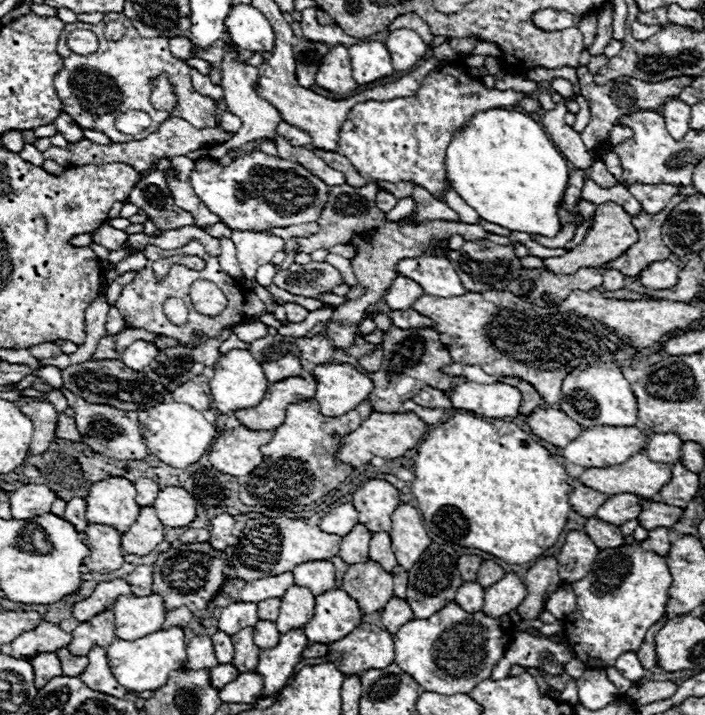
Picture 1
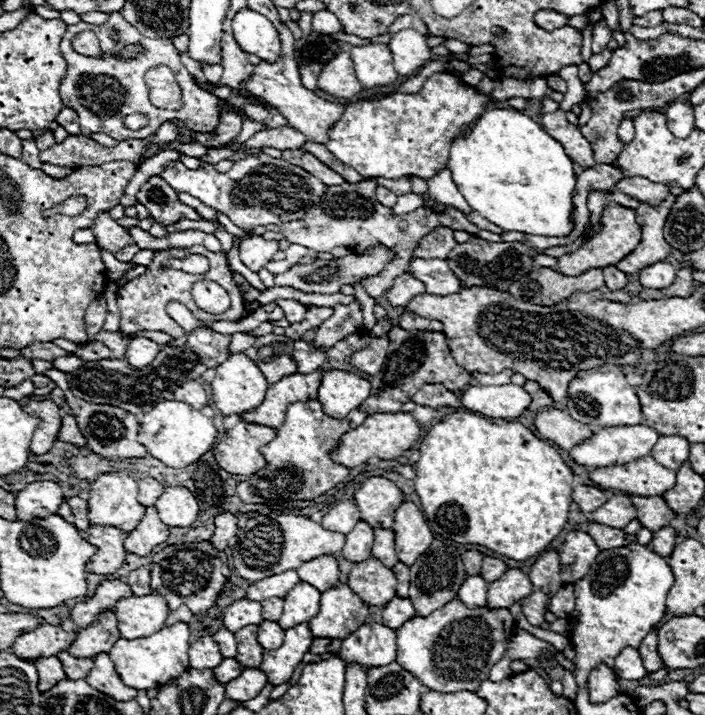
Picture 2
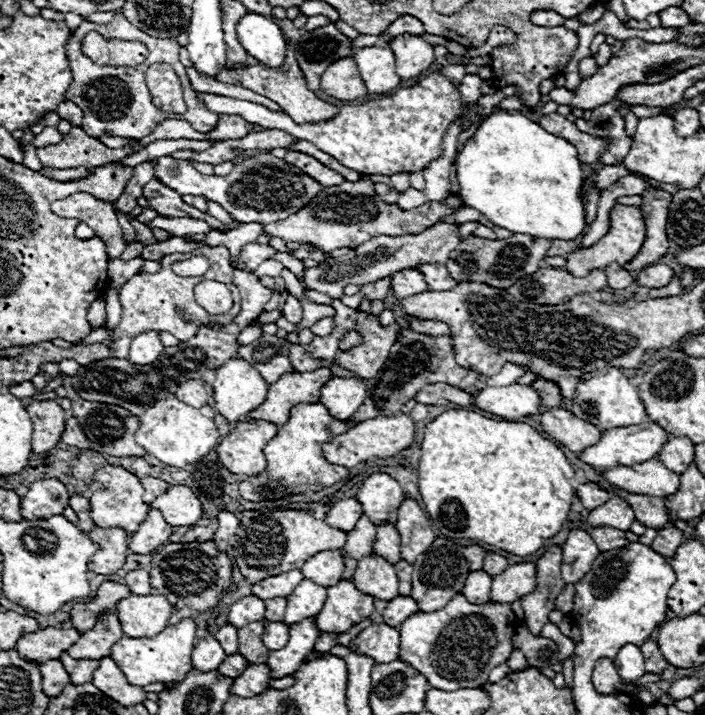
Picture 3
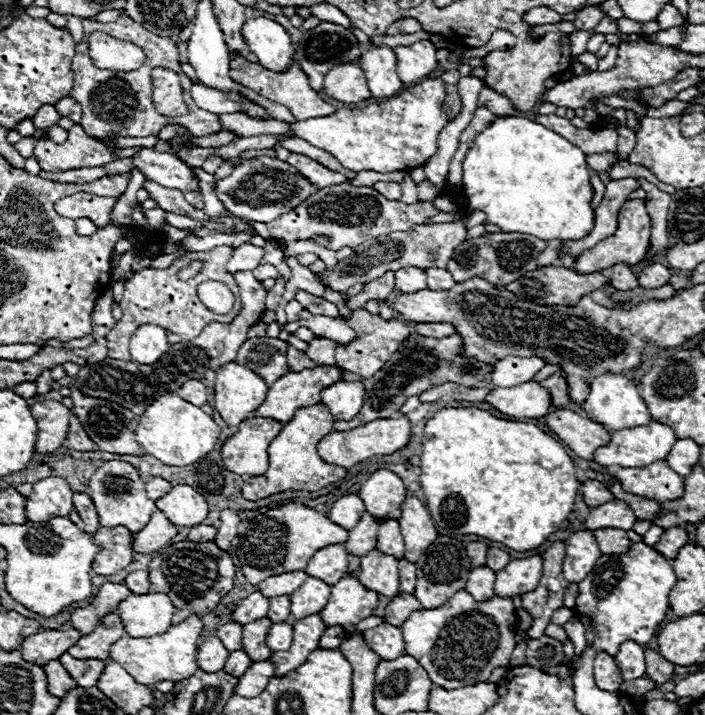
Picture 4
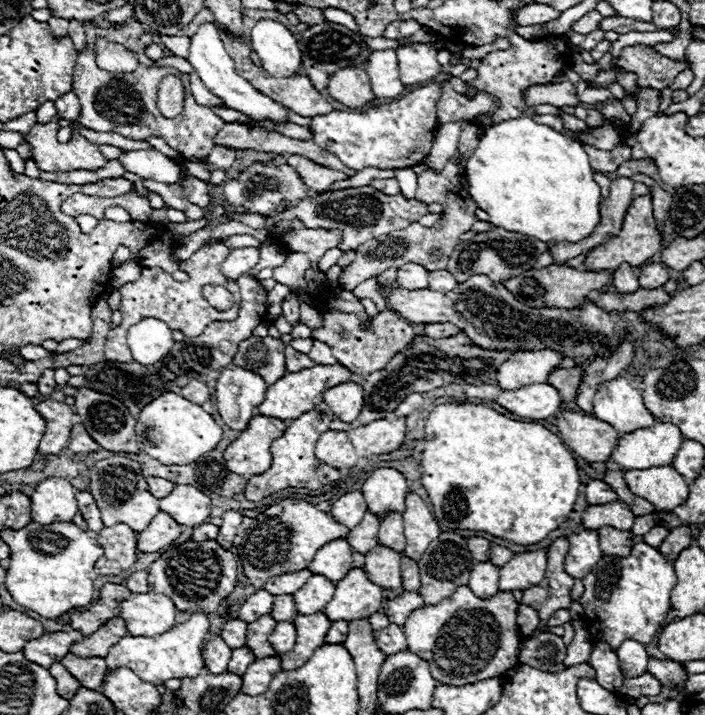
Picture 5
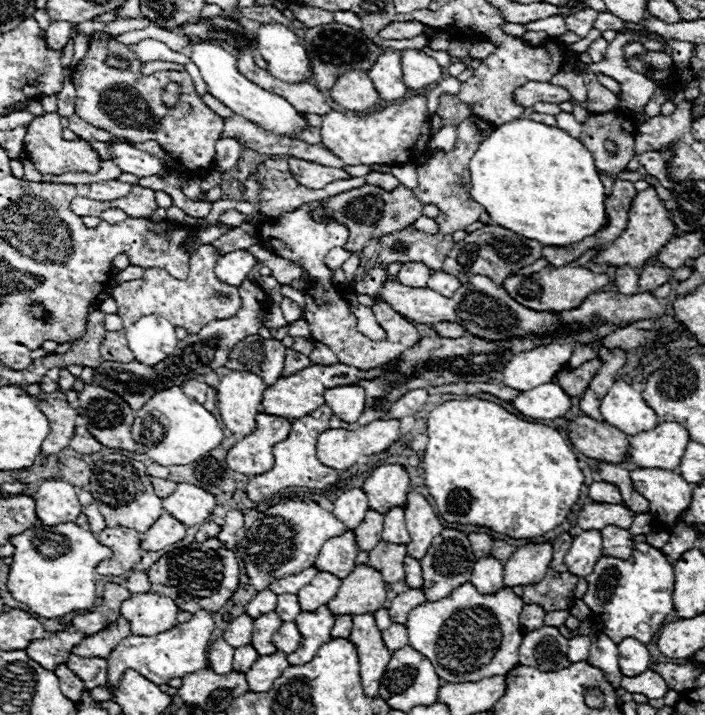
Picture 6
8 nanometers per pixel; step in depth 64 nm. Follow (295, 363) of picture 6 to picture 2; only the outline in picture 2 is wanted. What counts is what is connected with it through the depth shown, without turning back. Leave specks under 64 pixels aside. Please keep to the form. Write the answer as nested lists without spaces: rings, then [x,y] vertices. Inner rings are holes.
[[[296,340],[294,342],[294,358],[300,366],[302,374],[314,372],[318,368],[322,368],[322,364],[328,362],[328,354],[318,350],[314,346],[314,342],[304,342],[304,340]]]

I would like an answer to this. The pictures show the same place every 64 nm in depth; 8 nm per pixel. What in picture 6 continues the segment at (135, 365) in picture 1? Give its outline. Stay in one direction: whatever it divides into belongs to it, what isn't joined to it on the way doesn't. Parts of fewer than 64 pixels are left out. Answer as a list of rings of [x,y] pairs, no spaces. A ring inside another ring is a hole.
[[[144,316],[126,332],[128,348],[134,358],[146,366],[154,366],[172,354],[178,344],[174,326],[160,316]]]

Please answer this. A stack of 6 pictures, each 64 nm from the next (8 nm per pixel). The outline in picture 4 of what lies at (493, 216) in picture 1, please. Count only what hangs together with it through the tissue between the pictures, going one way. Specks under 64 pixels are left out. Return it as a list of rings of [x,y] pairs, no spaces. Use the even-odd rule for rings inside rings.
[[[498,116],[474,138],[462,162],[462,188],[468,206],[482,210],[488,222],[496,224],[504,232],[522,232],[544,240],[580,240],[594,226],[594,212],[590,208],[592,188],[586,156],[578,146],[560,134],[524,116]]]

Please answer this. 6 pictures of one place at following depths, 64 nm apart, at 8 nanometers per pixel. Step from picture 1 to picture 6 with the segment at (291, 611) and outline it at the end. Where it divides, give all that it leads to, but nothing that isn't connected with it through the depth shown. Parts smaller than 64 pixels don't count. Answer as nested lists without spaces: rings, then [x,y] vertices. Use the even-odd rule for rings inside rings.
[[[318,572],[316,578],[312,578],[312,582],[304,586],[304,590],[298,590],[296,594],[302,612],[314,612],[320,606],[328,604],[336,596],[338,588],[340,588],[340,578],[328,572]]]

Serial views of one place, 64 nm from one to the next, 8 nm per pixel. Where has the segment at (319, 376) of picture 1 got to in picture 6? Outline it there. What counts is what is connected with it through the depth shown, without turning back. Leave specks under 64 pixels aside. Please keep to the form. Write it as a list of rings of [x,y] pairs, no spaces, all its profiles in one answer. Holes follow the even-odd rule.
[[[336,386],[336,388],[328,388],[324,392],[324,400],[326,406],[330,406],[330,410],[344,422],[352,424],[360,418],[362,410],[364,410],[364,402],[366,402],[366,394],[364,388],[360,386]]]

